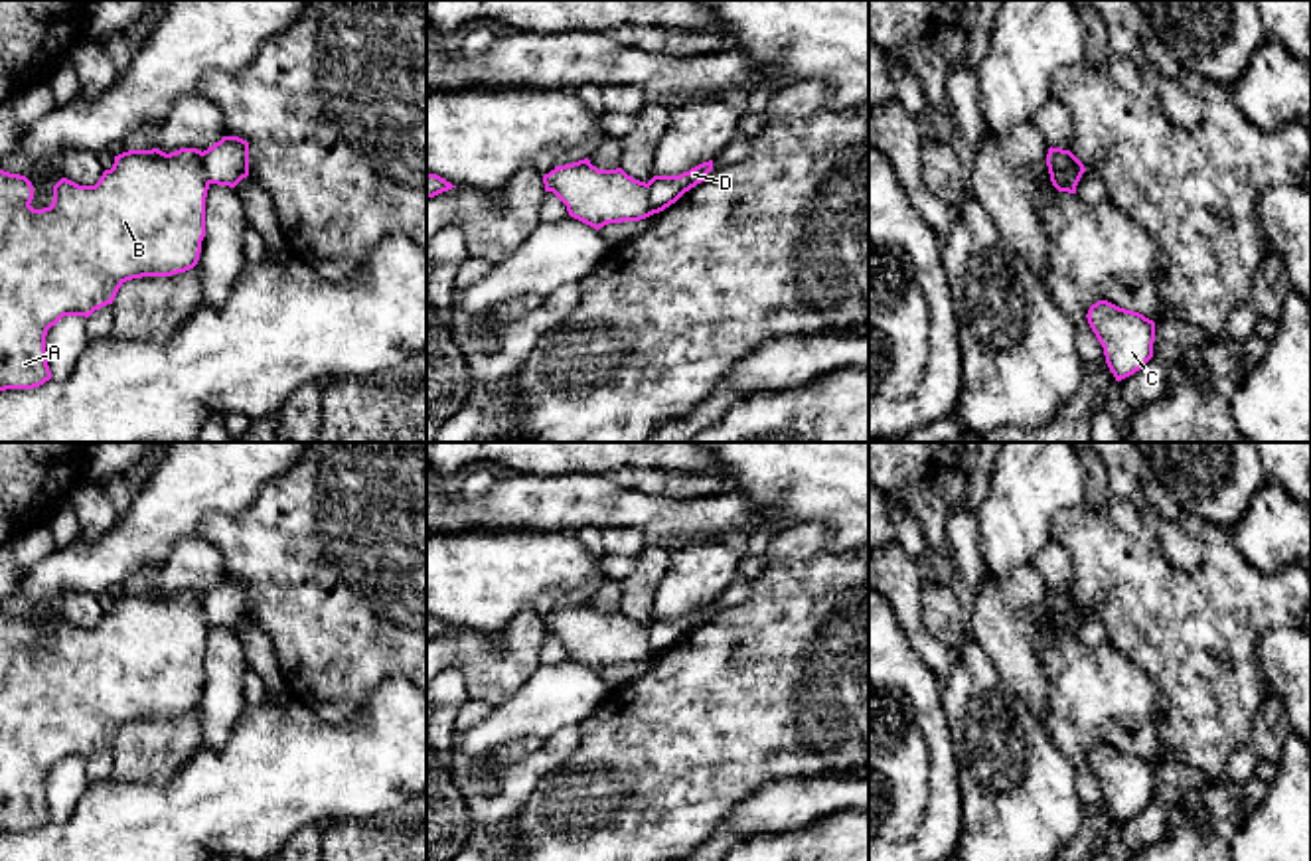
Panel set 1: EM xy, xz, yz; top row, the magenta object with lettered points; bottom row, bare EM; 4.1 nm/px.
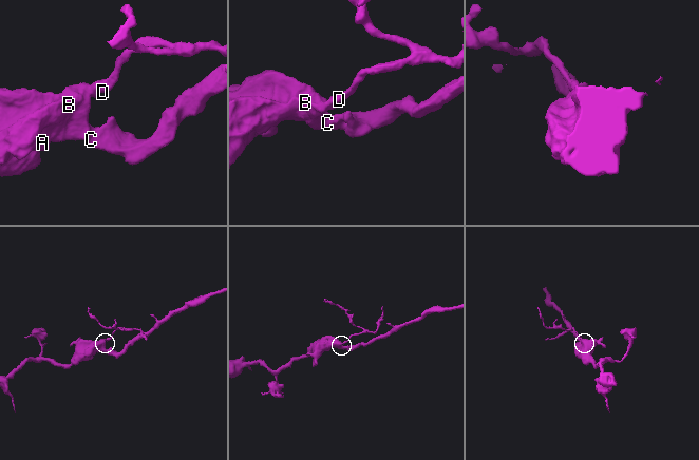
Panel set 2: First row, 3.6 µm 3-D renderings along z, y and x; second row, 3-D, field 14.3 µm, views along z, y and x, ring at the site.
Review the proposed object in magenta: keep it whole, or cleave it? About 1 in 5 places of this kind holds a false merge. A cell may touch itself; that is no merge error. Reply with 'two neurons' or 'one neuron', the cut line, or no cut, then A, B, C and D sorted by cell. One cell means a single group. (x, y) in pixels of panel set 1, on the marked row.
two neurons; cut xy (202, 153), (202, 164), (210, 182); groups A B C / D

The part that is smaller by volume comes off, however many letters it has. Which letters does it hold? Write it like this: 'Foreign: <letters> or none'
Foreign: D

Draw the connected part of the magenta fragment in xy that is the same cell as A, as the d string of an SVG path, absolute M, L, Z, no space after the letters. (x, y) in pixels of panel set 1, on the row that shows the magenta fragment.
M197 148L122 152L95 186L61 178L43 209L30 205L34 186L26 176L0 170L0 391L51 379L45 336L63 316L89 318L113 304L126 280L193 269L205 237L207 190Z

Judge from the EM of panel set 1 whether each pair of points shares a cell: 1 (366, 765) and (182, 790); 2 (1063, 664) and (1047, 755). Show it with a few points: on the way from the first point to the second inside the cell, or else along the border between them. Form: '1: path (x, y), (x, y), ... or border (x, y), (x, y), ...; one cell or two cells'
1: path (320, 773), (279, 773), (259, 790), (228, 790); one cell
2: border (1039, 721), (1051, 743), (1073, 765), (1077, 777); two cells

